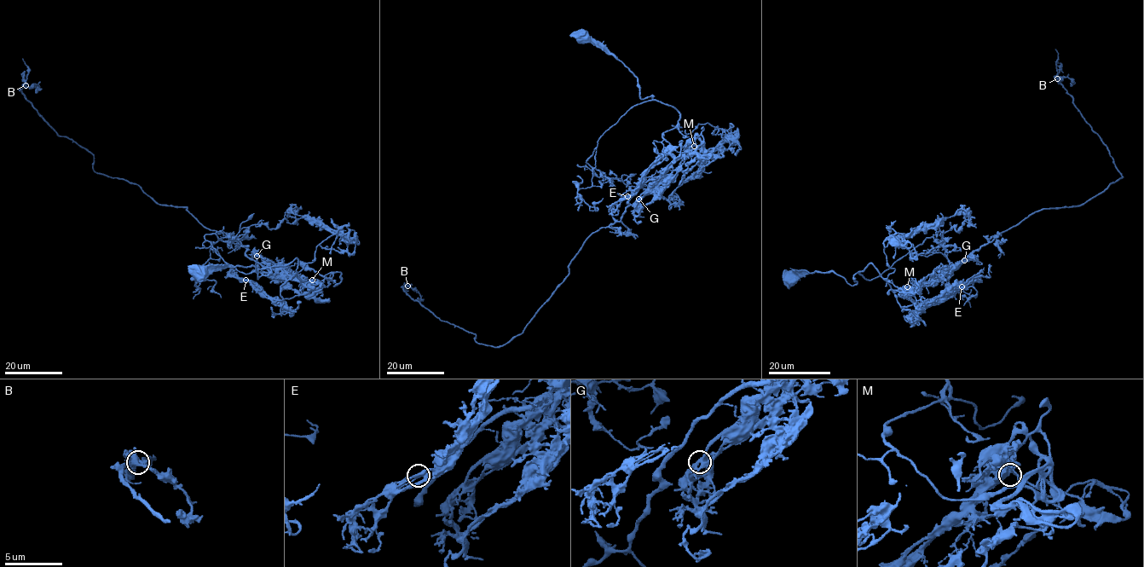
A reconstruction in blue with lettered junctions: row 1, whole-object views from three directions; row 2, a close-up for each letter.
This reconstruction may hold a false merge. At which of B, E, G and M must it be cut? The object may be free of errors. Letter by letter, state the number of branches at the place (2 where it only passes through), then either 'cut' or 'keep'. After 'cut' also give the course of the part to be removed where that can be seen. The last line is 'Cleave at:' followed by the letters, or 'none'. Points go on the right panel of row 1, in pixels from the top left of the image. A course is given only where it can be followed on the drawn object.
B: 6 branches meet; keep
E: 4 branches meet; keep
G: 4 branches meet; cut; foreign part runs (964, 261), (947, 267), (942, 280), (993, 236), (1032, 213), (1079, 206), (1123, 176), (1059, 81), (1055, 49)
M: 4 branches meet; keep
Cleave at: G

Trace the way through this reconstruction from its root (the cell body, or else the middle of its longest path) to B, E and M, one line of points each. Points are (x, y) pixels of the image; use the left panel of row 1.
B: (199, 273), (257, 279), (296, 258), (280, 294), (314, 288), (97, 173), (26, 85)
E: (199, 273), (254, 266), (257, 279), (272, 266), (297, 260), (293, 276), (280, 286), (281, 306), (245, 280)
M: (199, 273), (254, 266), (257, 279), (296, 258), (297, 268), (280, 294), (307, 294), (314, 288), (312, 280)

